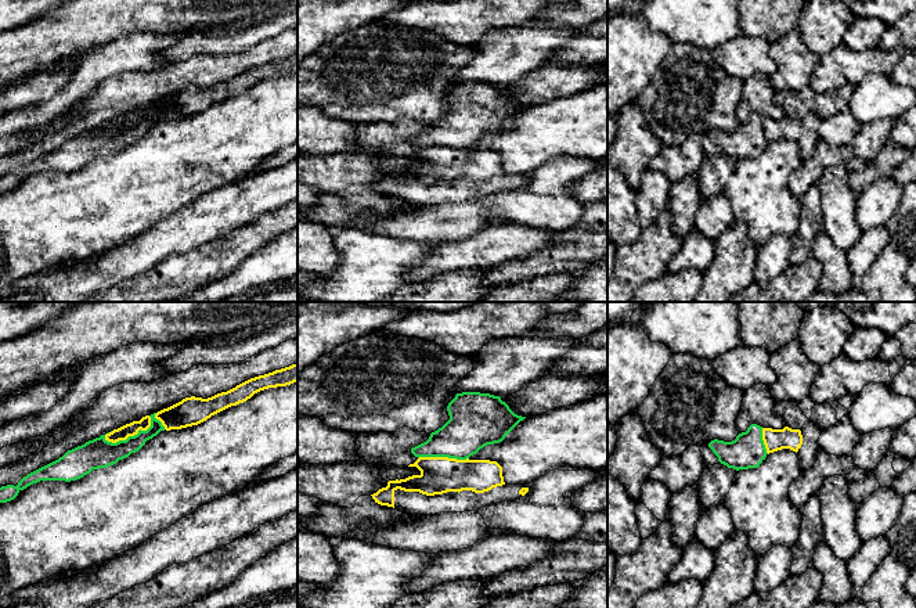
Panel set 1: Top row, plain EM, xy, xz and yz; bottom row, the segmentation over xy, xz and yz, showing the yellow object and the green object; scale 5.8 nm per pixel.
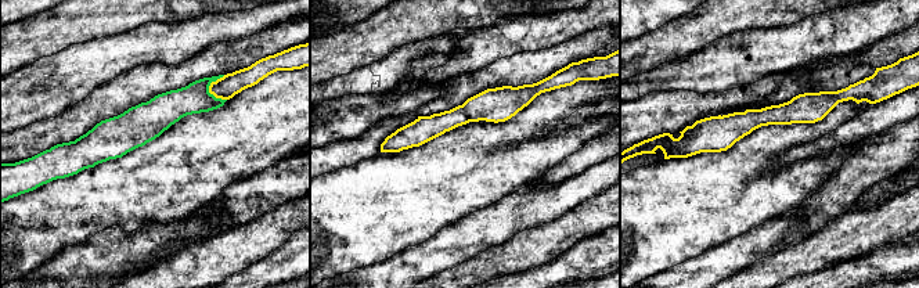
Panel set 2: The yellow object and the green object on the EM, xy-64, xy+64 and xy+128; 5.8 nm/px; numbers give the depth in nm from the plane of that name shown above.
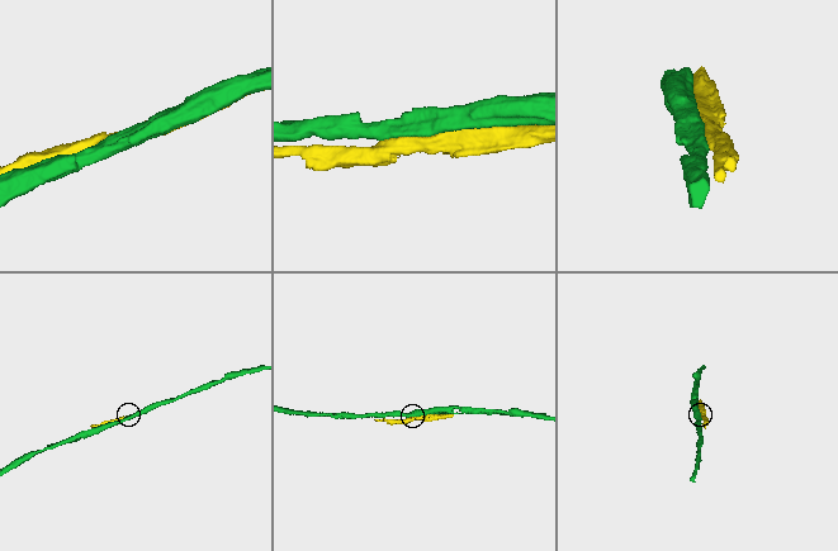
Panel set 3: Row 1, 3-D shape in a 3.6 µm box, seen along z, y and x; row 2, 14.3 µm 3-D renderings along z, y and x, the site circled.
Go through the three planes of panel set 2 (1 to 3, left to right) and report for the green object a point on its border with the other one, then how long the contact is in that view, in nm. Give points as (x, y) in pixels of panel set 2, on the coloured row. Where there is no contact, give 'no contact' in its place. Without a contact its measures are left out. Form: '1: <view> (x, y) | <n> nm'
1: xy-64 (209, 87) | 150 nm
2: no contact
3: no contact

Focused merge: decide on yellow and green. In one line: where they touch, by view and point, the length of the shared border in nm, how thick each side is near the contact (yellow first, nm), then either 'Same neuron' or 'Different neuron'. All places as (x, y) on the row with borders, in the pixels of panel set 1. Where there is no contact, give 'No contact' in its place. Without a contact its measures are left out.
Touches yellow at xy (130, 435). Shared border 300 nm. Thickness 80 nm (yellow) against 180 nm. Different neuron

